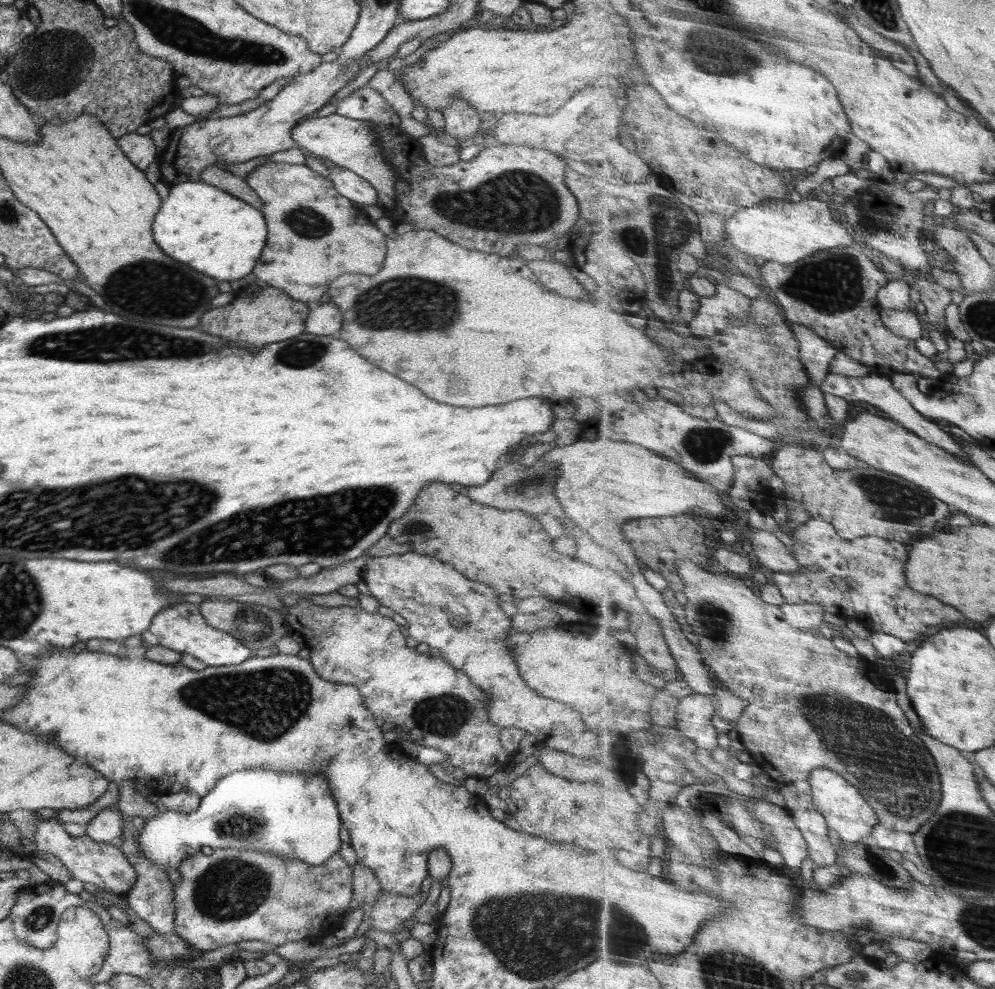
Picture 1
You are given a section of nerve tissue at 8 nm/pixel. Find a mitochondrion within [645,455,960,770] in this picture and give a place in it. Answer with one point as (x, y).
(896, 500)

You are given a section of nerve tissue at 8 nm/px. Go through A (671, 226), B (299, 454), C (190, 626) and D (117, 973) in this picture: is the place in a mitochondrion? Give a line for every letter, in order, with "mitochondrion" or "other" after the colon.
A: mitochondrion
B: other
C: other
D: other

